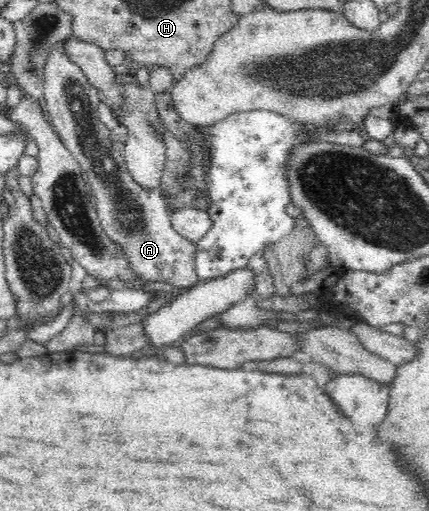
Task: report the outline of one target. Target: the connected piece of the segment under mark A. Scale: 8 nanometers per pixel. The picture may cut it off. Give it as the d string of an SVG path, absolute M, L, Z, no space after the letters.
M64 43L55 45L49 53L43 95L51 124L88 175L87 182L92 186L92 199L104 231L126 253L132 271L147 281L193 287L198 282L196 243L181 237L172 227L171 211L161 190L140 186L127 169L122 151L112 148L111 130L98 119L99 92L88 82L82 69L68 59Z

